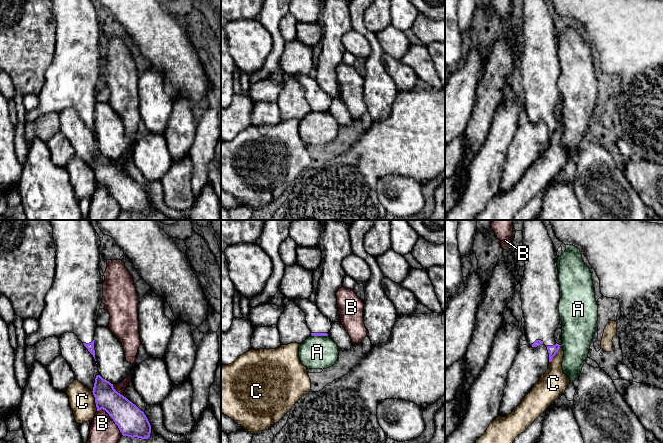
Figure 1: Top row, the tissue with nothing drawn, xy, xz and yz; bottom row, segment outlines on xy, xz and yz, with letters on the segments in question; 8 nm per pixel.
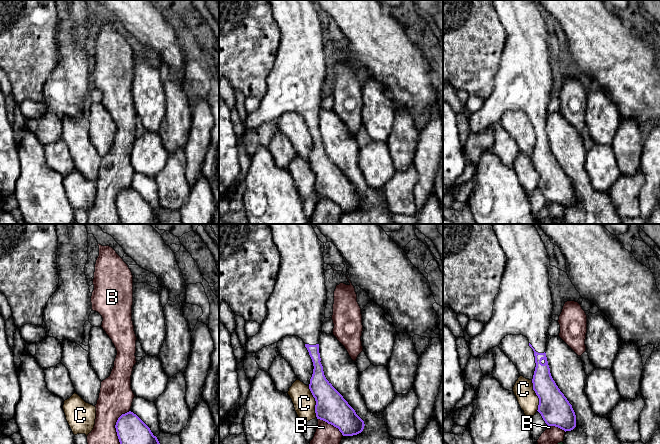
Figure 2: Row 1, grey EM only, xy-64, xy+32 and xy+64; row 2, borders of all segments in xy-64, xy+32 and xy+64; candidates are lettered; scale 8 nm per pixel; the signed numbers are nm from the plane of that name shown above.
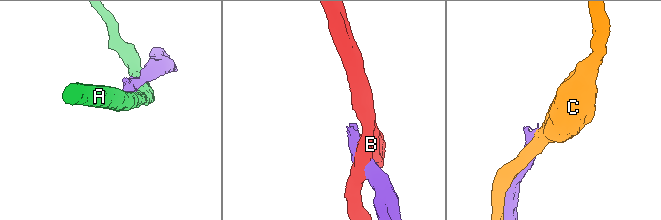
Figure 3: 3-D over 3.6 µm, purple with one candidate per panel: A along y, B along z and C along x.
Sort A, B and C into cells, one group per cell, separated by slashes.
A / B / C

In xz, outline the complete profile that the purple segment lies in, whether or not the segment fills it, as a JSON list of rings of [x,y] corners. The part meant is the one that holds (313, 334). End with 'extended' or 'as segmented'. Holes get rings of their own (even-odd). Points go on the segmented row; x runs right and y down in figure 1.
[[[286,298],[280,306],[263,303],[251,308],[248,320],[255,328],[277,325],[287,302],[290,300],[306,314],[307,326],[312,336],[328,336],[332,322],[322,314],[316,303],[309,299]]] | extended

